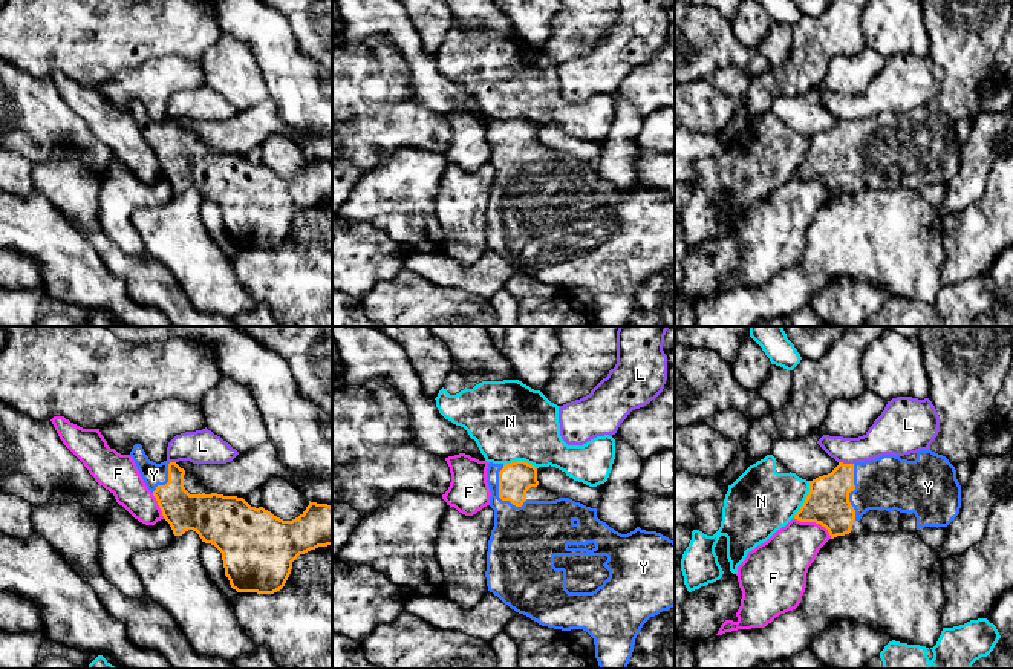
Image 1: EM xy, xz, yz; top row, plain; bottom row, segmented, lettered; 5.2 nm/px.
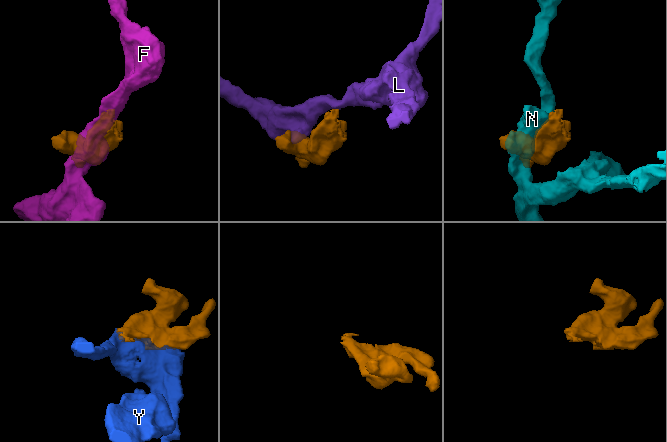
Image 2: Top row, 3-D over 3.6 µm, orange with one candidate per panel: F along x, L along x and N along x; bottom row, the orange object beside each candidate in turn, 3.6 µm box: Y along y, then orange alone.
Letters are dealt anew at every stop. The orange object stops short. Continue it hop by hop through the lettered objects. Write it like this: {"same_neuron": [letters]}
{"same_neuron": ["Y"]}

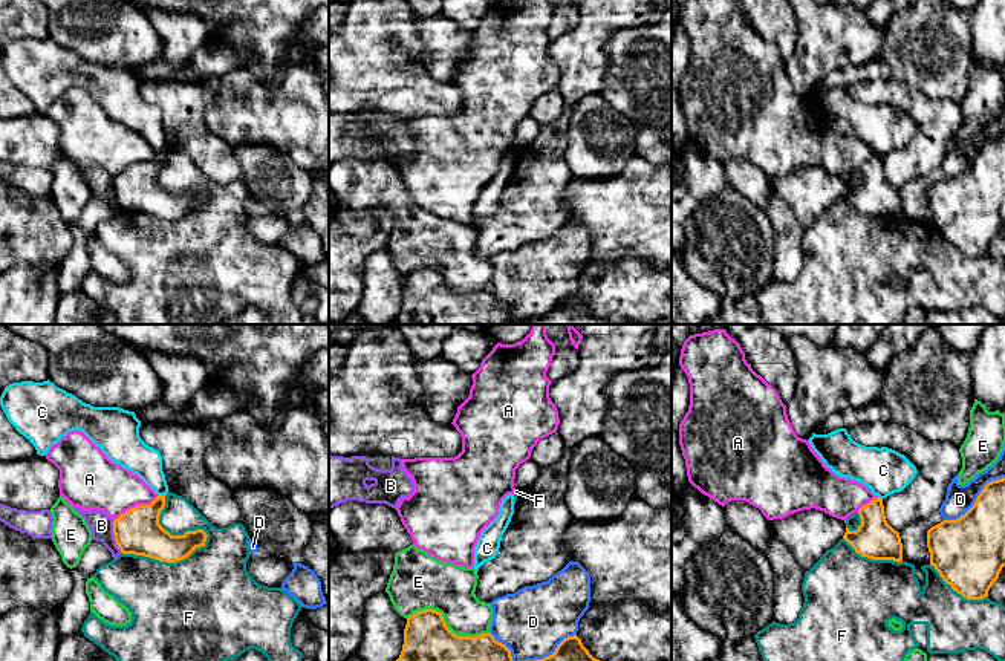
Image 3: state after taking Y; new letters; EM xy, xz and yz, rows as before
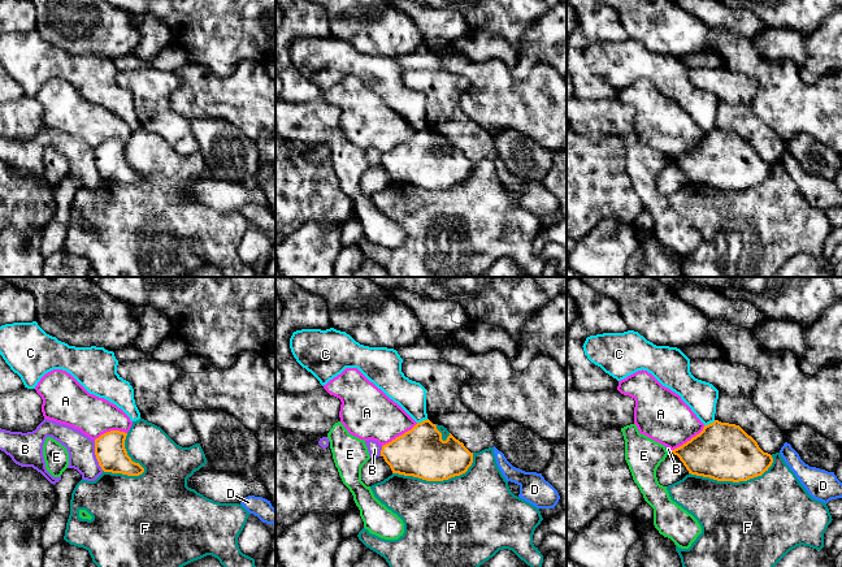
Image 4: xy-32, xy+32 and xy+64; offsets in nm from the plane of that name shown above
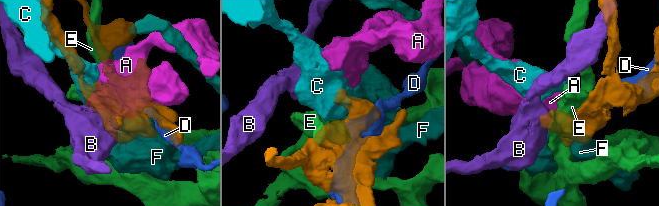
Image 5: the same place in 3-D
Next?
{"same_neuron": []}

